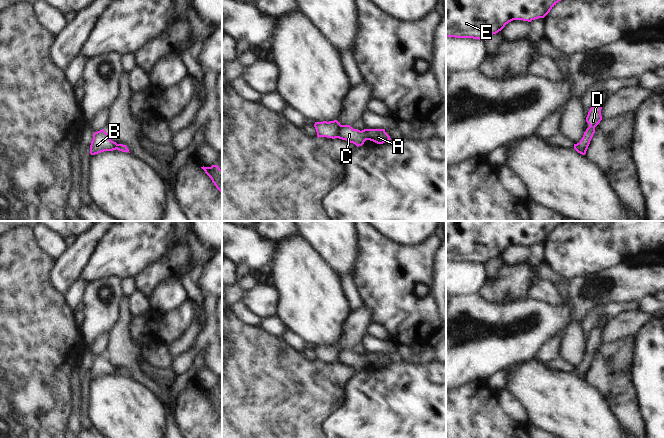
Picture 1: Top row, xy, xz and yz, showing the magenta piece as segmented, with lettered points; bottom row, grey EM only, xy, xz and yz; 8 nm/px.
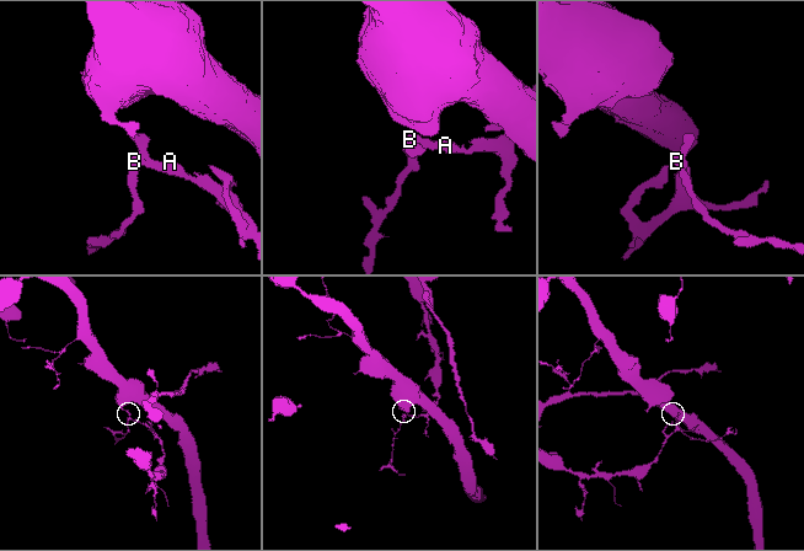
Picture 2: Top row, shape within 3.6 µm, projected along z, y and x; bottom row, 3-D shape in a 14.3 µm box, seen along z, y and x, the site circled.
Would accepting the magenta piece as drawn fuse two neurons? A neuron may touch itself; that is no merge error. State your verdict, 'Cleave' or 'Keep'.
Cleave.

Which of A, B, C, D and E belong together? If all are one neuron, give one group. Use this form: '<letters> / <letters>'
A C D E / B

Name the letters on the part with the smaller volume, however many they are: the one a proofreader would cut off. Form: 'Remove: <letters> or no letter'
Remove: B

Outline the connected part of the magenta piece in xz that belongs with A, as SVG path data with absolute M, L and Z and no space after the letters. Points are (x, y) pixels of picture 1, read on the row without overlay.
M341 349L337 362L353 367L357 371L362 370L366 364L377 368L383 368L391 364L385 353L364 353L360 355L353 353L350 349Z

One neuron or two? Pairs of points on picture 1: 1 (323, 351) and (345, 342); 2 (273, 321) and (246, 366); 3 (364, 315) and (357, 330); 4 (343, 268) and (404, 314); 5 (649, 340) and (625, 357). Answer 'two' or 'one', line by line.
1: one
2: two
3: one
4: two
5: two

